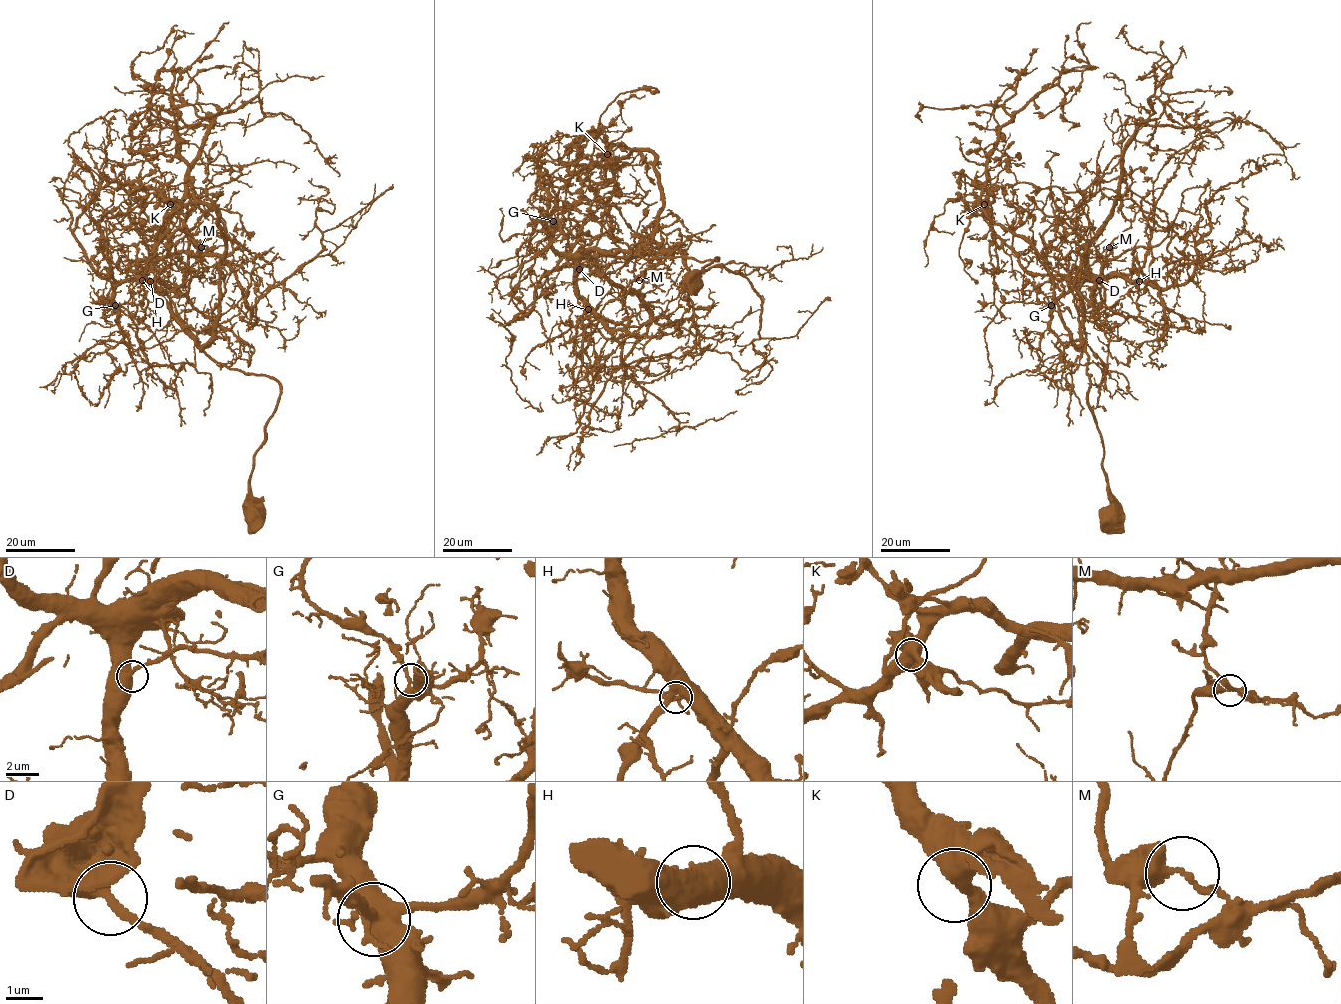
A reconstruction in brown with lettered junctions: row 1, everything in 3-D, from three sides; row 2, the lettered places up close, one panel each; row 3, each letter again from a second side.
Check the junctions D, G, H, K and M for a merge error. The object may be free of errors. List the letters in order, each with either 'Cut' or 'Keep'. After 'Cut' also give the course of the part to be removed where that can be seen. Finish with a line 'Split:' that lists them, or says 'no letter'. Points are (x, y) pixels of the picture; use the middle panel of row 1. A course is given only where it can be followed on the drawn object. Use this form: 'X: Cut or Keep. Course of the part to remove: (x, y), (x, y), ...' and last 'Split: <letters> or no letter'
D: Keep
G: Keep
H: Keep
K: Keep
M: Cut. Course of the part to remove: (639, 280), (639, 241), (676, 216), (654, 222), (662, 242), (648, 254), (632, 250), (614, 272), (574, 275)
Split: M

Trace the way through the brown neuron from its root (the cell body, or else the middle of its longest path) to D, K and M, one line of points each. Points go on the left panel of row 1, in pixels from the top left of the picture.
D: (253, 511), (255, 452), (280, 385), (216, 363), (142, 280)
K: (253, 511), (255, 452), (280, 385), (230, 370), (202, 350), (218, 317), (225, 239), (212, 209), (170, 204)
M: (253, 511), (255, 452), (280, 385), (216, 363), (145, 276), (156, 258), (198, 251), (197, 255), (201, 247)

